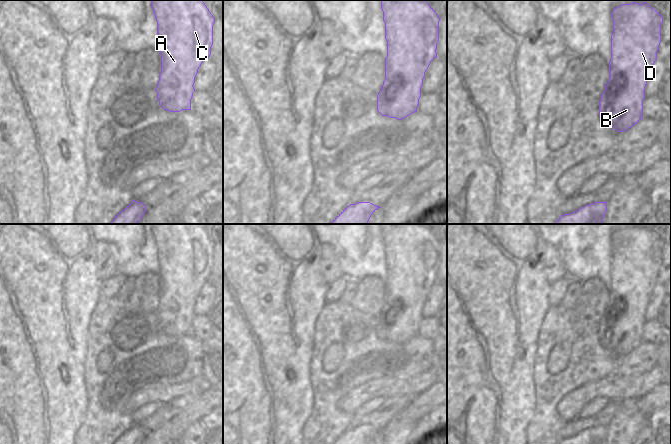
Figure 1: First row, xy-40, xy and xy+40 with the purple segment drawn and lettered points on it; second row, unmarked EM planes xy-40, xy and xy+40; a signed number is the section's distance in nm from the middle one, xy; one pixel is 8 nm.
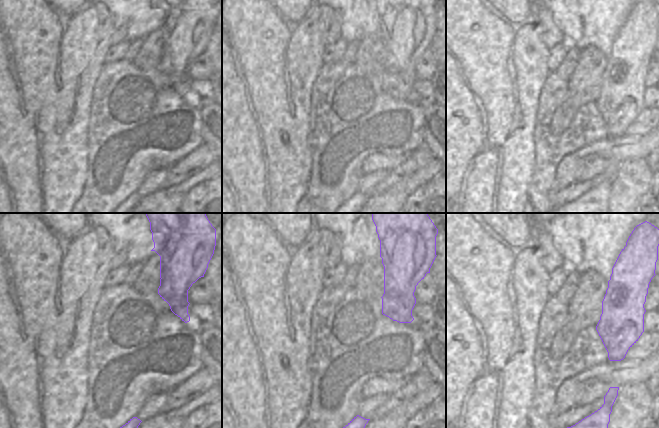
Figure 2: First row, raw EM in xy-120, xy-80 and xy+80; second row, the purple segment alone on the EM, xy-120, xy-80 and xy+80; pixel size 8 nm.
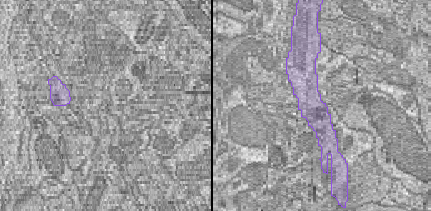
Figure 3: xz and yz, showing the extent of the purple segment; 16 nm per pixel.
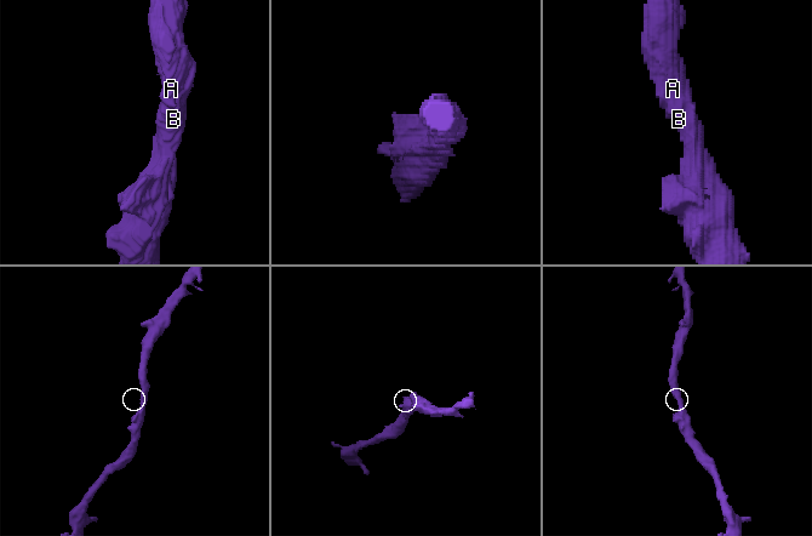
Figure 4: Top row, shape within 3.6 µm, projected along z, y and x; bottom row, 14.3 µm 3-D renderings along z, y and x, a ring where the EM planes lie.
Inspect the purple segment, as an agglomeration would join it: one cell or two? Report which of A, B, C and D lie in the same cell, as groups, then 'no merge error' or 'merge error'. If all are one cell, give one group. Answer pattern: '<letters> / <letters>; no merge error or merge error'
A B C D; no merge error

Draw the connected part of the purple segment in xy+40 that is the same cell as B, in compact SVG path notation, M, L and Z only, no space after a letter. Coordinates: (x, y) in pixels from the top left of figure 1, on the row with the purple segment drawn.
M647 2L613 9L609 79L599 100L601 121L624 132L643 118L649 72L657 60L663 17Z

